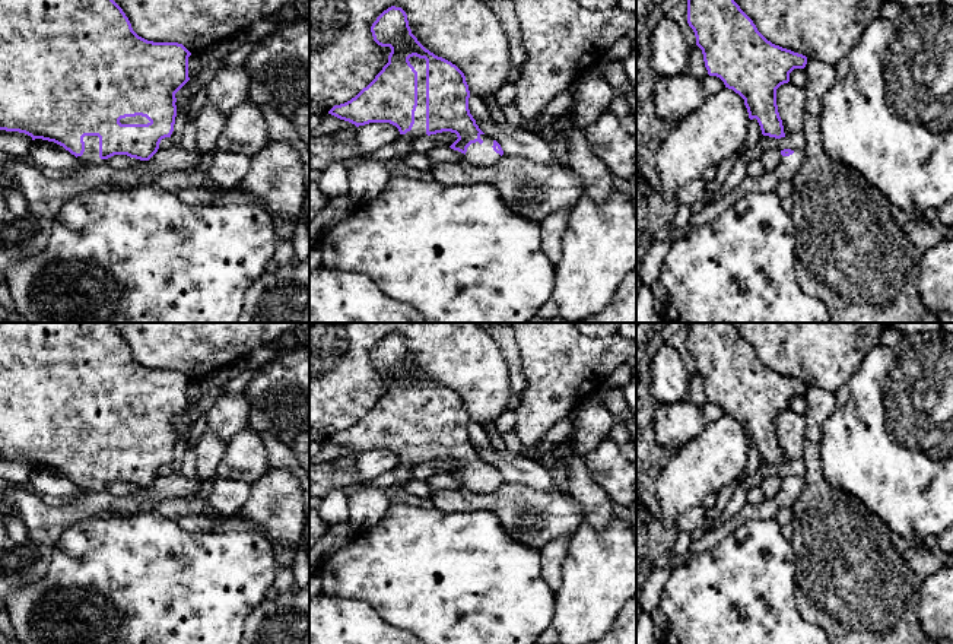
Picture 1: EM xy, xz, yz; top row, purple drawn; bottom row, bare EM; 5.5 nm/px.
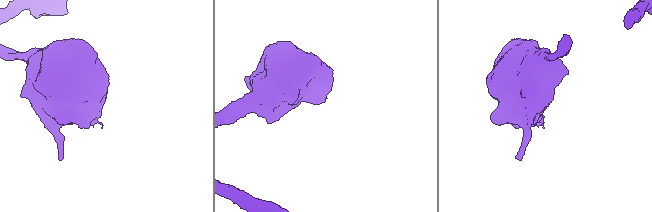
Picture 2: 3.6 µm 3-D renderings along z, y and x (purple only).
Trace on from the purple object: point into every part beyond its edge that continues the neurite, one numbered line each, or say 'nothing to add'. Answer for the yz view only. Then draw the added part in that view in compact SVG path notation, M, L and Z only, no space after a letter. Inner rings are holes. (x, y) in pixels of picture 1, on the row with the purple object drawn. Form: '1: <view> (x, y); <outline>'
1: yz (788, 167); M794 147L788 149L791 149L794 153L790 156L782 156L779 165L773 171L765 172L759 177L747 175L743 180L738 187L741 197L749 193L775 191L781 181L791 181L795 177L803 164L804 152Z

